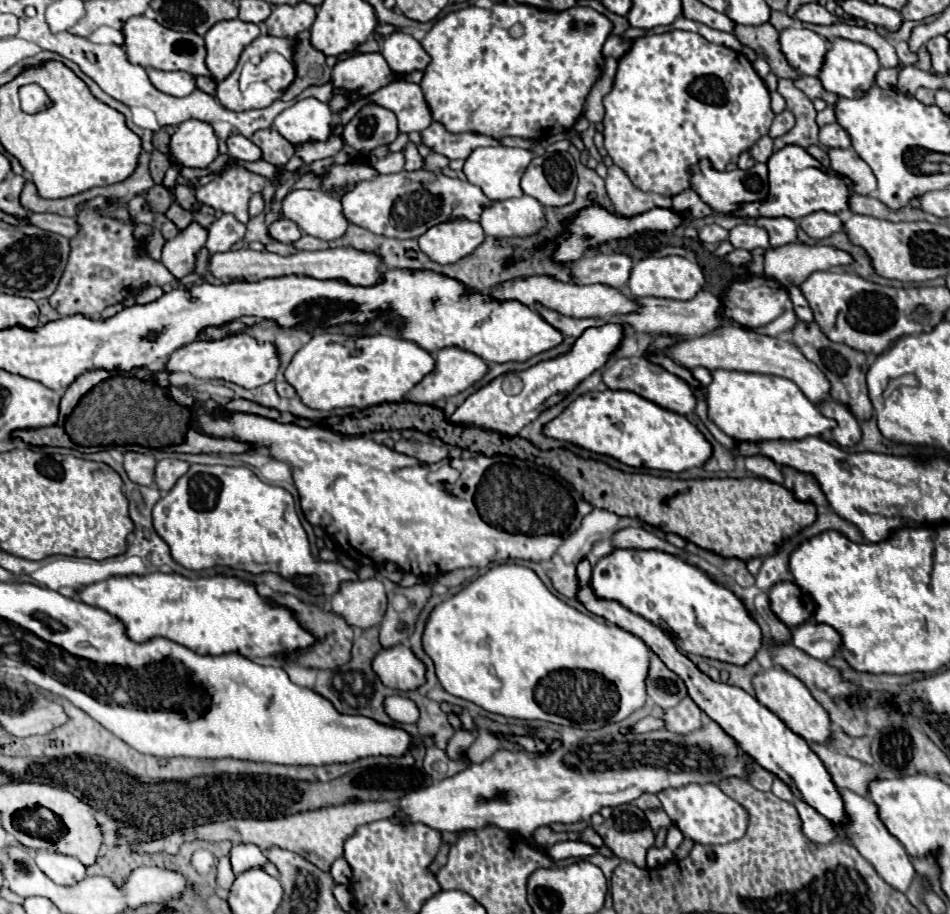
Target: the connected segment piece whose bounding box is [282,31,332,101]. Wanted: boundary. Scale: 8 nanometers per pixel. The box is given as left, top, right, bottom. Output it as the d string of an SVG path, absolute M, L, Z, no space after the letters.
M304 31L298 35L300 43L294 47L294 65L296 65L296 79L284 91L282 101L296 99L304 89L312 85L326 85L330 83L330 67L326 65L324 53L310 45L310 33Z

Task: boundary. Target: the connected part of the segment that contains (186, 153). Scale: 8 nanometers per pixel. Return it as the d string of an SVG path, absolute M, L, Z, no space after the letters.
M184 121L172 135L170 157L184 167L208 167L218 155L218 137L204 121Z

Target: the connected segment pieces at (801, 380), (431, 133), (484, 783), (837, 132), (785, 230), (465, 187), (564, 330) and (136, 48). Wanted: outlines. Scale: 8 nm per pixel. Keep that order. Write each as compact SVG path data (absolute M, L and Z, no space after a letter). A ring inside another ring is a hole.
M726 325L710 335L686 339L686 341L670 347L670 355L688 369L706 367L710 371L728 369L728 371L748 371L748 373L786 377L790 381L796 381L796 385L800 385L800 391L814 405L820 405L826 399L830 399L828 379L824 377L824 373L820 373L820 369L816 369L816 365L812 365L812 361L808 361L800 353L800 349L796 349L794 343L786 343L776 337L760 335L760 333L756 333L752 329L744 329L740 325Z
M438 121L424 129L420 135L426 147L430 147L434 153L446 155L448 159L468 159L468 153L472 153L472 149L500 145L494 137L478 133L448 133L448 129L444 129L444 125L440 125Z
M706 719L704 727L690 733L690 735L676 735L670 731L650 731L642 735L630 735L624 727L606 725L598 731L582 731L576 727L562 729L562 745L548 755L532 755L528 751L496 751L484 763L470 763L468 769L462 773L442 779L430 787L417 789L406 793L398 799L398 811L394 819L398 825L428 825L436 831L464 831L464 829L478 829L488 823L498 825L500 829L512 833L534 833L542 825L550 823L576 823L576 821L590 821L594 813L602 807L618 807L622 803L630 803L642 793L658 793L668 787L682 787L688 783L718 783L730 775L744 779L744 763L752 763L748 755L742 755L738 745L732 737L728 737L720 725L712 719ZM504 793L504 799L498 797Z
M832 123L832 125L824 125L820 129L820 143L826 147L840 147L840 149L850 149L852 141L848 137L848 133L844 133L844 129L840 129L840 125Z
M758 217L756 219L758 227L764 227L770 233L770 245L786 245L796 241L796 223L788 217L778 217L778 219L768 219L768 217Z
M400 171L400 173L392 173L392 175L378 175L372 181L362 181L360 185L356 185L350 193L346 193L342 197L344 215L348 217L350 223L360 225L360 227L364 227L376 235L396 237L396 239L418 239L430 227L436 227L444 221L454 221L456 217L464 217L466 221L478 223L480 221L480 209L484 209L484 205L490 205L488 197L484 197L484 193L468 181L450 179L442 173L436 173L430 181L414 181L414 173L408 173L408 171Z
M536 305L536 311L554 327L558 329L562 335L566 337L580 337L580 333L584 333L584 329L590 329L590 327L602 327L604 321L602 319L574 319L574 317L564 317L556 311L550 311L542 305Z
M144 15L140 17L130 17L124 23L122 29L126 41L124 41L124 49L126 55L130 59L130 63L140 65L140 67L152 67L152 69L160 69L160 71L186 71L194 77L204 75L208 77L208 69L206 69L206 45L204 39L198 33L180 33L180 31L172 31L164 25L160 25L154 19L148 19Z

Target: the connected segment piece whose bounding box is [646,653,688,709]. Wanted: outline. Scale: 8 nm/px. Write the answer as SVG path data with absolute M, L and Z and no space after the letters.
M650 653L650 671L648 671L648 681L646 681L646 693L662 709L670 709L670 707L678 705L688 695L682 679L676 673L672 673L654 653Z

